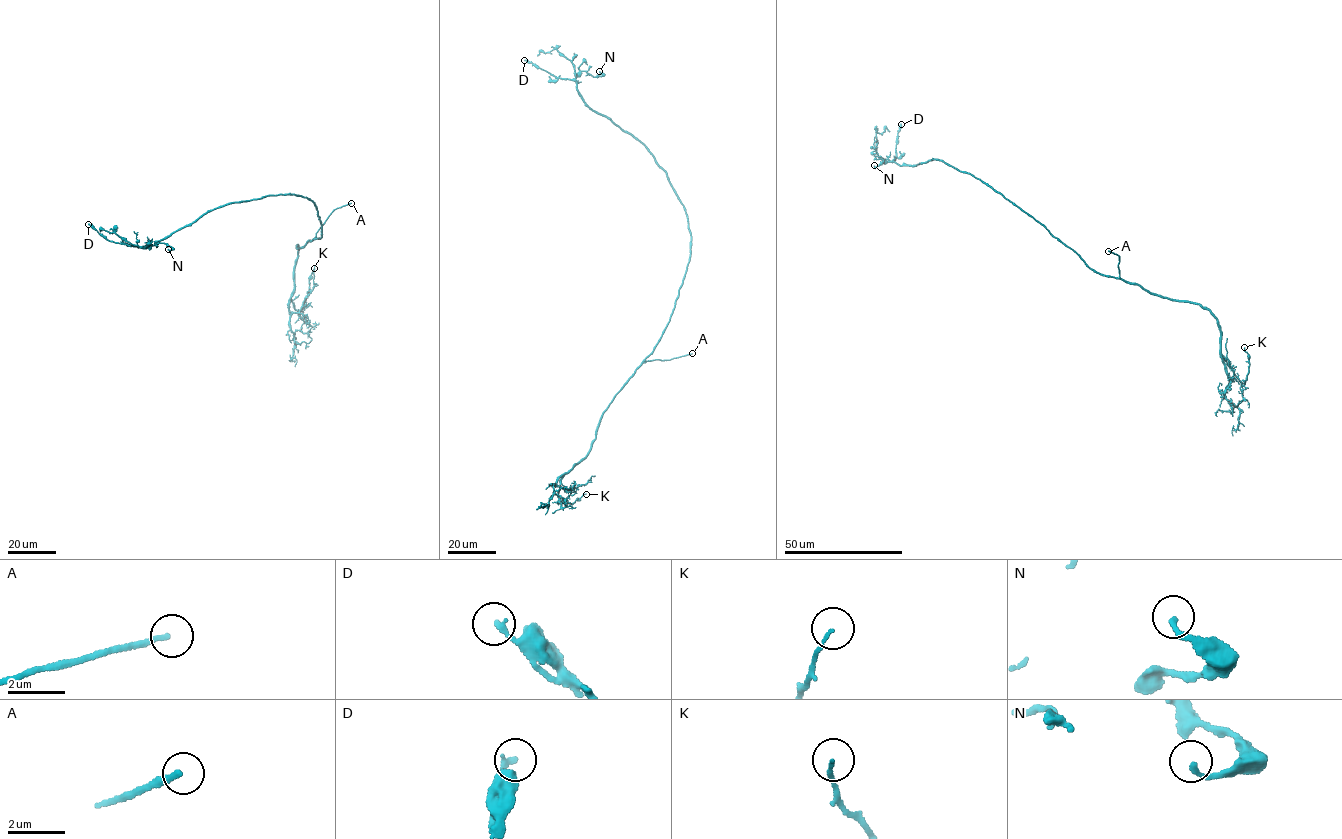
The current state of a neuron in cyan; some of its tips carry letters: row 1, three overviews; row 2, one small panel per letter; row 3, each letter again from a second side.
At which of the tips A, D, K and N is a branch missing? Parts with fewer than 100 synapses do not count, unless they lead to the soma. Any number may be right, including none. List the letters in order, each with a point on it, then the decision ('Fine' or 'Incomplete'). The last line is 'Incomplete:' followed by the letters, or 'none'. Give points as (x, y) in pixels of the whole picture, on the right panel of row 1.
A: Place: (1108, 251). Incomplete
D: Place: (901, 124). Fine
K: Place: (1244, 347). Fine
N: Place: (874, 165). Fine
Incomplete: A

